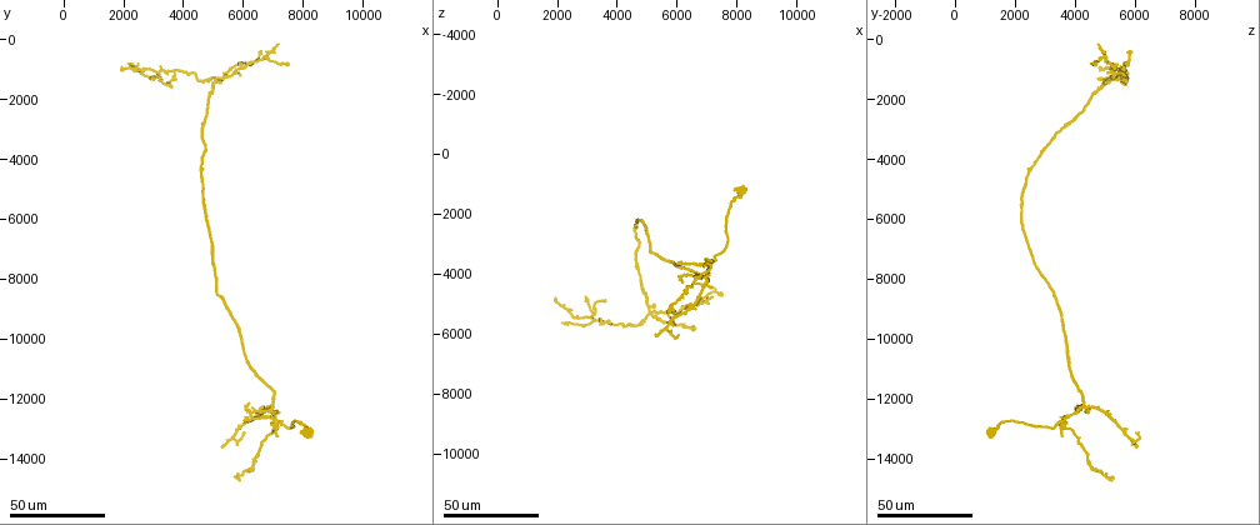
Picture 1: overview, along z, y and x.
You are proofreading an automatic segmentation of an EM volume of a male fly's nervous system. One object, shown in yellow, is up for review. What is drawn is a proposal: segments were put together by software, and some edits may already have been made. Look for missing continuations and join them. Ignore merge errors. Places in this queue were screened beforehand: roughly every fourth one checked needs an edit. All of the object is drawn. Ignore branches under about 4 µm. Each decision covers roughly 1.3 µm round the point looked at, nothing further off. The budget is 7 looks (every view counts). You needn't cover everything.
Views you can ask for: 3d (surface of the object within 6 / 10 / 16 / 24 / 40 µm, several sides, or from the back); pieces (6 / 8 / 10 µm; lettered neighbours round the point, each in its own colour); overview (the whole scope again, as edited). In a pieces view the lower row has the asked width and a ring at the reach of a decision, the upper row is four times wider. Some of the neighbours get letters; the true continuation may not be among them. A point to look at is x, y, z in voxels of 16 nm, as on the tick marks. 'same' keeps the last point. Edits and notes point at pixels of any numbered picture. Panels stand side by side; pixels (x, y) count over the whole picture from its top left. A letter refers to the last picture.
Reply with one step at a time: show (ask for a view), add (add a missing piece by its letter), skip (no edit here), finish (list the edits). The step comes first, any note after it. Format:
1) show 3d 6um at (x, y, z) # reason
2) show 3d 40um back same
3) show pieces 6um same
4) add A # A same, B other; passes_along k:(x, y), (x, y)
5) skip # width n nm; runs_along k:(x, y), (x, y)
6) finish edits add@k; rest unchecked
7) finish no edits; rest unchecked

show 3d 40um at (5800, 1100, 5700) # thin end

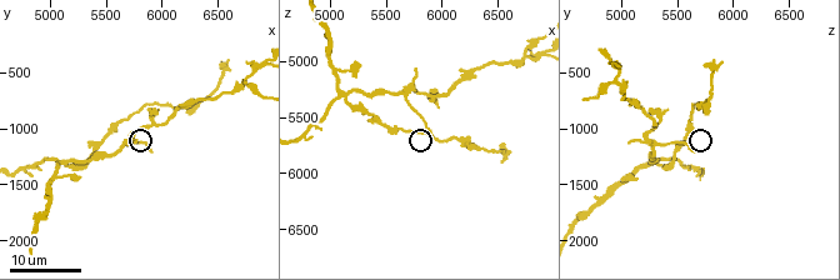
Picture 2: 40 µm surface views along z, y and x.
show pieces 10um at (5920, 1200, 5640)

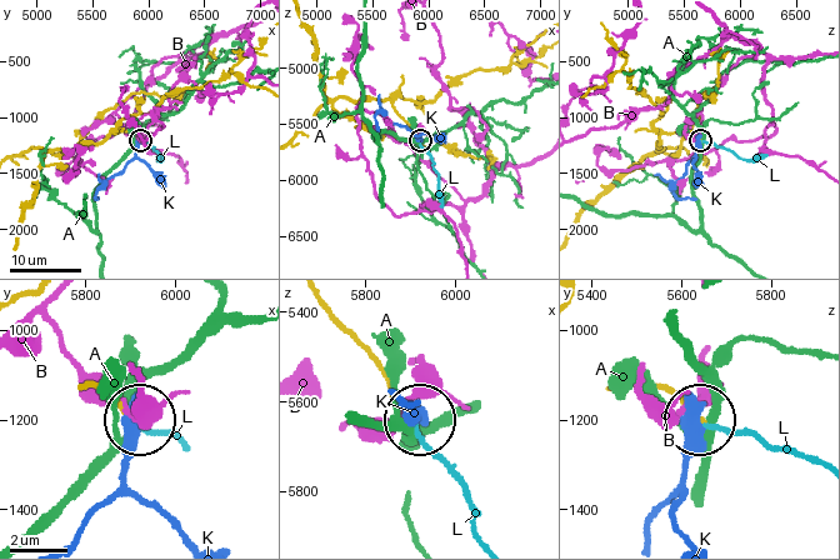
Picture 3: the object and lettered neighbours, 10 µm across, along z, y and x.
add L # width 140 nm; A other, B other, K other, L same; passes_along 3:(406, 123), (438, 174), (441, 208); the neuron continues

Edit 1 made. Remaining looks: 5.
show overview

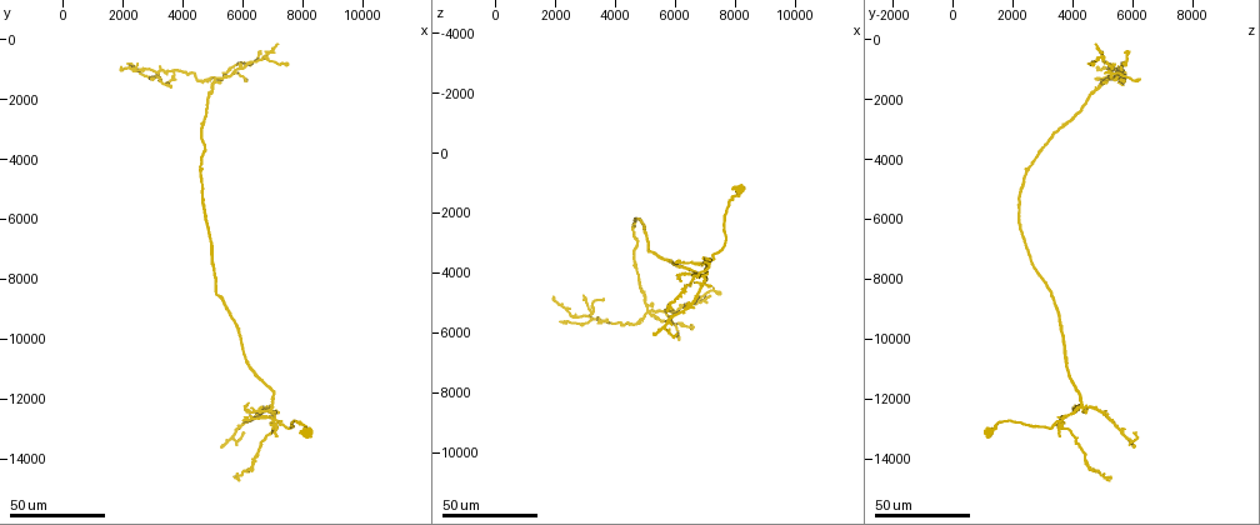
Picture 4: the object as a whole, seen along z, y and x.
show 3d 40um at (5800, 1200, 5000) # tapers out

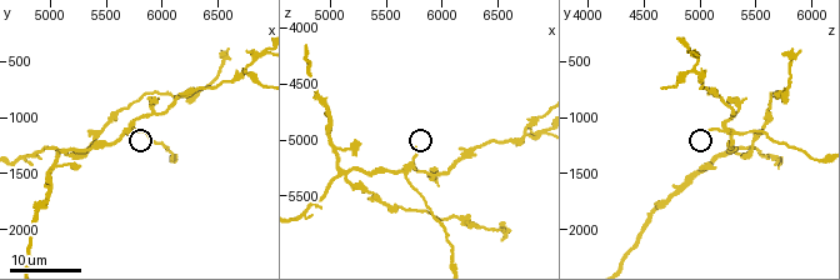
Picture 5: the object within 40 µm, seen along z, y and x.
show pieces 8um at (5760, 1120, 5060)

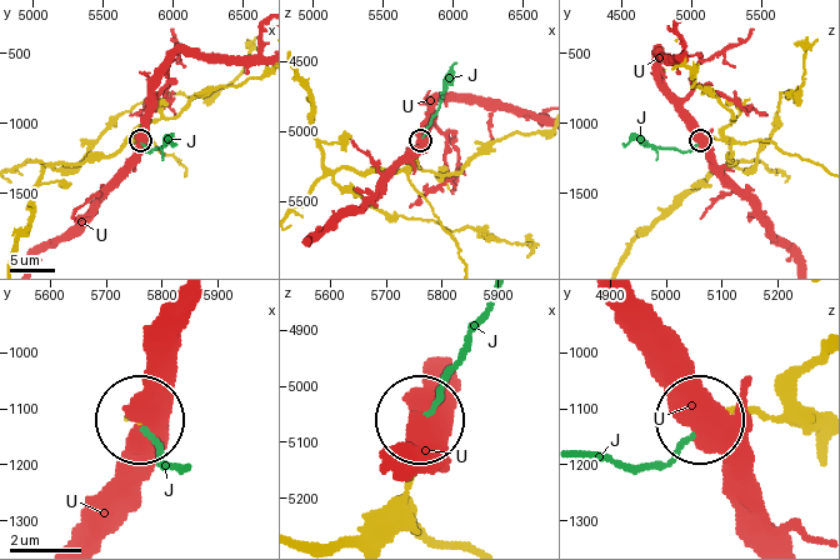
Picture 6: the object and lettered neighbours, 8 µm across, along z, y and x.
add J # J same, U other; it goes on there

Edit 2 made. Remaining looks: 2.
finish edits add@3, add@6; rest unchecked

